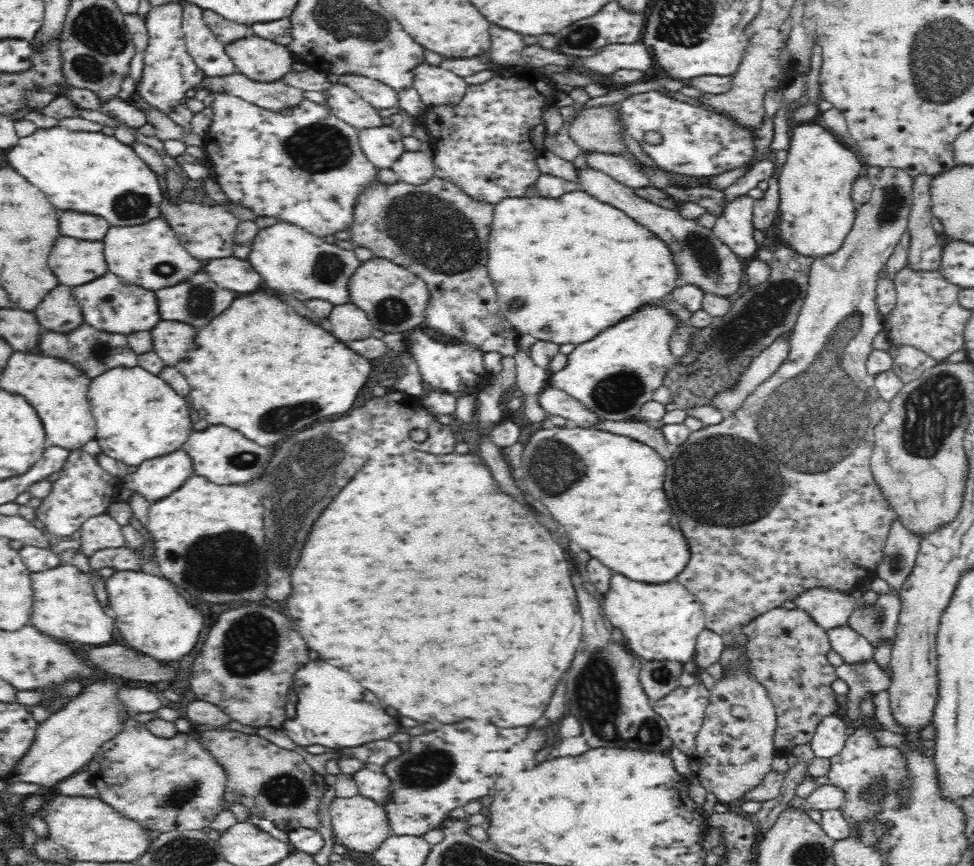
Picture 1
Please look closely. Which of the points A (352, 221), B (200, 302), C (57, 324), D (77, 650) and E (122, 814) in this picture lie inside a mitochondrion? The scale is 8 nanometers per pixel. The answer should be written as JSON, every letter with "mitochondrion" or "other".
{"A":"other","B":"mitochondrion","C":"other","D":"other","E":"other"}

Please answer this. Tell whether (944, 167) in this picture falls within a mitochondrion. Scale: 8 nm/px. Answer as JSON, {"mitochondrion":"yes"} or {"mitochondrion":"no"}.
{"mitochondrion":"no"}

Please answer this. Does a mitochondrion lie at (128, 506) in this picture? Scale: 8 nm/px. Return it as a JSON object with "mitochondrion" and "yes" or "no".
{"mitochondrion":"no"}

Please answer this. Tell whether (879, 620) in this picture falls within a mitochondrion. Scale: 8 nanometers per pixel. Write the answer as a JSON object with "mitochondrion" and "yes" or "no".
{"mitochondrion":"yes"}

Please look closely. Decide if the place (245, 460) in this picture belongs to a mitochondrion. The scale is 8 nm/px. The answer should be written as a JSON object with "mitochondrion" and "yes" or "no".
{"mitochondrion":"yes"}

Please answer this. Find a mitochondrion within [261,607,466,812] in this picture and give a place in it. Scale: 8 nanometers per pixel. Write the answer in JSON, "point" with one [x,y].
{"point":[433,764]}

